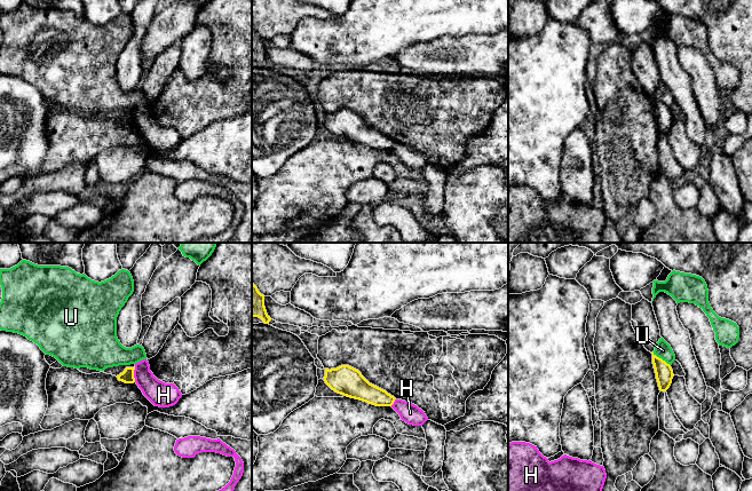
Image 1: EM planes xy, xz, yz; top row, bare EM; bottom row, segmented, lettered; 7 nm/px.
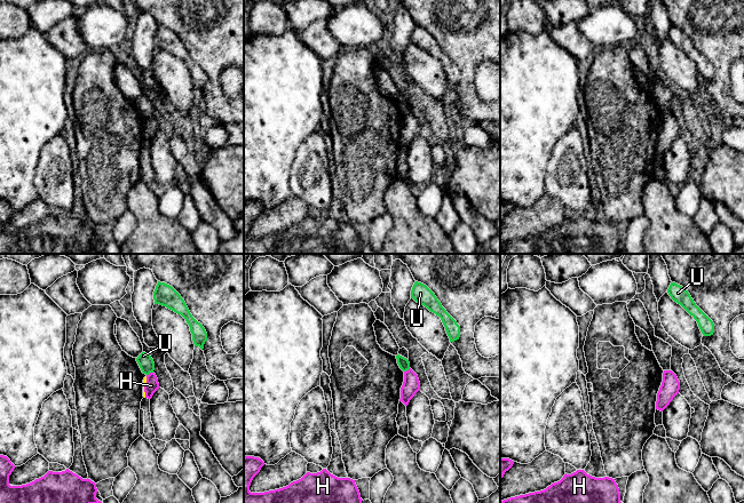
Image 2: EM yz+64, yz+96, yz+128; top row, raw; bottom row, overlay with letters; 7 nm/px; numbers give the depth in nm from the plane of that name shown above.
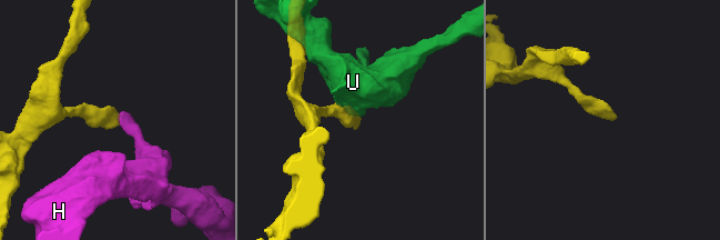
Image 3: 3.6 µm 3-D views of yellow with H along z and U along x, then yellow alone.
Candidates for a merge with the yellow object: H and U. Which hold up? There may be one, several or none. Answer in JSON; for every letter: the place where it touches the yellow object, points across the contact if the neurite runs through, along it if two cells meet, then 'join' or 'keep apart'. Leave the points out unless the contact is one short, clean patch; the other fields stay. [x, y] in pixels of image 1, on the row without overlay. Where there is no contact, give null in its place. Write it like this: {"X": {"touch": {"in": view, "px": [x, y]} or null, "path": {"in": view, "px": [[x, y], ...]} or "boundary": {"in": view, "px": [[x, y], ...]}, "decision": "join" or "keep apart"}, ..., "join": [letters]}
{"H": {"touch": {"in": "xy", "px": [133, 118]}, "boundary": {"in": "xy", "px": [[135, 110], [134, 125]]}, "decision": "keep apart"}, "U": {"touch": {"in": "yz", "px": [661, 102]}, "decision": "keep apart"}, "join": []}

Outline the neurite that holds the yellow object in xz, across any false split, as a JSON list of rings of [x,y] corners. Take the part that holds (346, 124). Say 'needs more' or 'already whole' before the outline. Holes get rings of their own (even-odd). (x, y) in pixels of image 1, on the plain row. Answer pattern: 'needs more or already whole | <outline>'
already whole | [[[349,109],[325,112],[324,125],[338,137],[375,150],[391,150],[396,143],[386,134],[370,127],[358,113]]]

